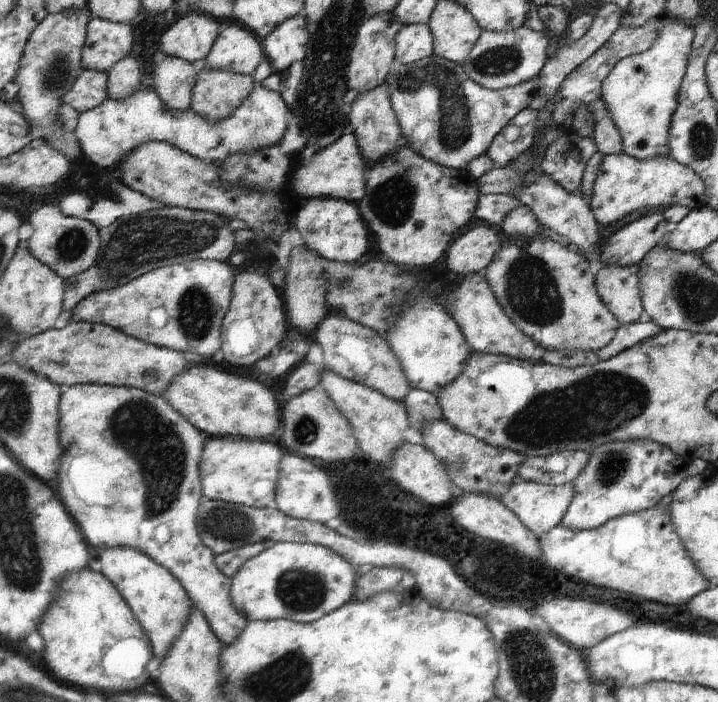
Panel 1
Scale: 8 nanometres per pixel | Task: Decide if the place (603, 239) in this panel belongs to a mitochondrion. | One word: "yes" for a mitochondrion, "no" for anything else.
no

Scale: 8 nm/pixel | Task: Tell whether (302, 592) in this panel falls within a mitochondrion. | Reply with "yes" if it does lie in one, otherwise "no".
yes

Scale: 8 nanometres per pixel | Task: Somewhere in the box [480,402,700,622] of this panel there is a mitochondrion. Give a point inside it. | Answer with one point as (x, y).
(613, 465)

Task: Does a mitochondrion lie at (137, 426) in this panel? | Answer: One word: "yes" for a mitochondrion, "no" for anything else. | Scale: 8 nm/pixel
yes

